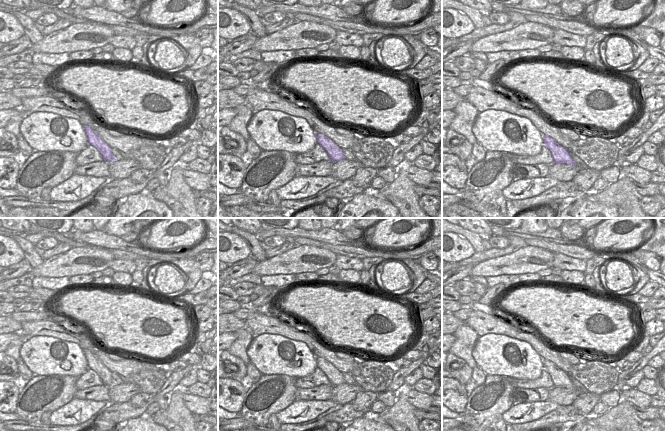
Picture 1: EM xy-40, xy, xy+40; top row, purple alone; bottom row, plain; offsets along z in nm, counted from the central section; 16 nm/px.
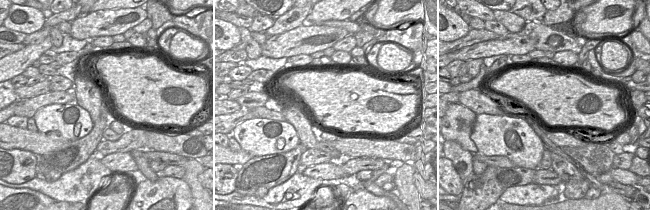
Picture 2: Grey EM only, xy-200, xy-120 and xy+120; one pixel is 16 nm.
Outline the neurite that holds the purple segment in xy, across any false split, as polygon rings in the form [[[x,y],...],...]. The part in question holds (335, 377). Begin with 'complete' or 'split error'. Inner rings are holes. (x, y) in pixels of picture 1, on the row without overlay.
complete; [[[316,357],[317,368],[319,368],[328,378],[331,386],[345,383],[343,375],[330,362],[321,357]]]

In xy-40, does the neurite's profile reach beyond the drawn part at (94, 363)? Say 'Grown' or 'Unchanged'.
Unchanged

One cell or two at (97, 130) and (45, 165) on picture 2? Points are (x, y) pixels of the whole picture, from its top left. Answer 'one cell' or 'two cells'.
one cell

